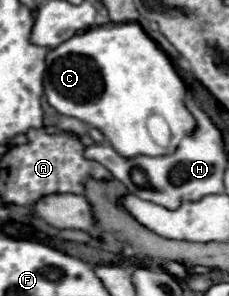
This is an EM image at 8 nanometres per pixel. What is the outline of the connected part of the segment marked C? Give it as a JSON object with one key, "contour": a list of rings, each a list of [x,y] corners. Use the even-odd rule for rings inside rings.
{"contour":[[[138,22],[102,24],[76,34],[48,52],[46,66],[44,94],[50,106],[64,116],[74,116],[98,128],[124,158],[164,156],[170,146],[196,130],[196,120],[184,104],[186,86],[182,78],[168,54]],[[154,114],[166,120],[166,128],[160,128],[160,138],[166,138],[166,146],[160,146],[152,134],[150,116]]]}

